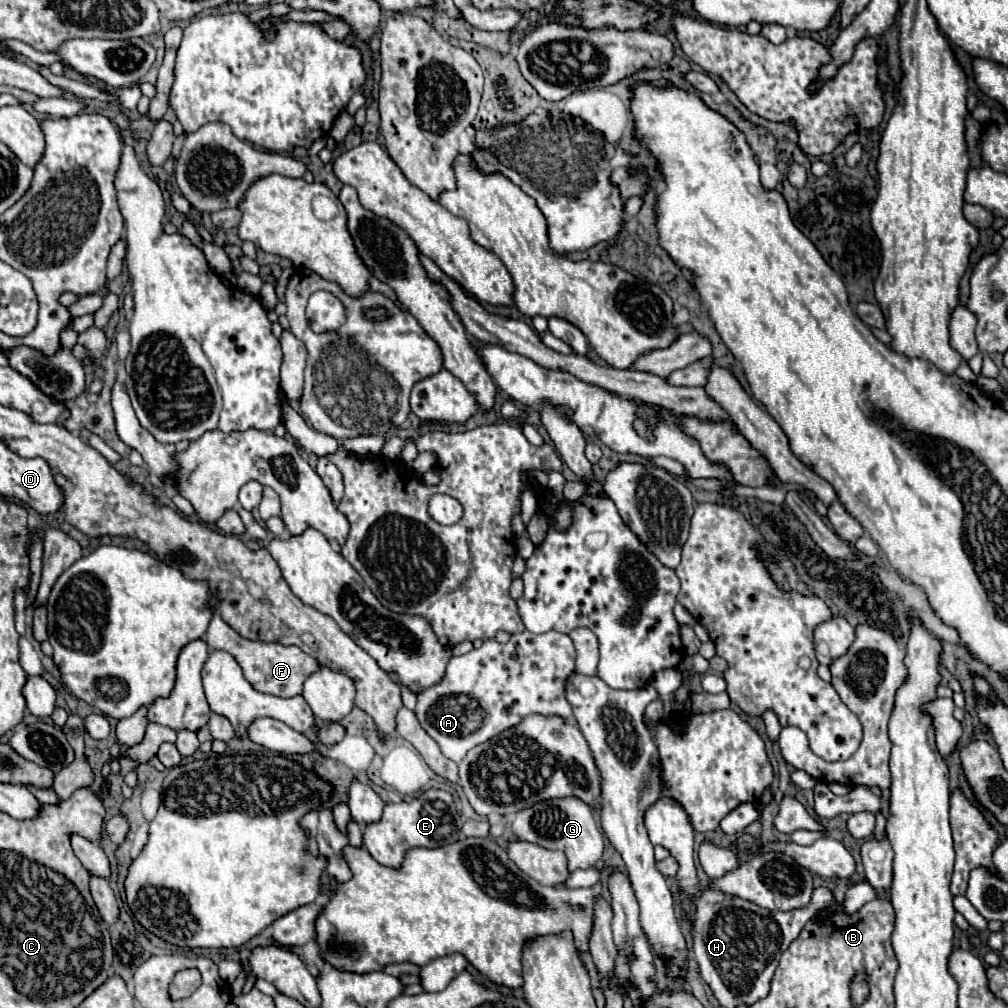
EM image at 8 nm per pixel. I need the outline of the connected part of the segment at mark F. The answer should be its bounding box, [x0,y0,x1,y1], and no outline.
[203,614,319,698]

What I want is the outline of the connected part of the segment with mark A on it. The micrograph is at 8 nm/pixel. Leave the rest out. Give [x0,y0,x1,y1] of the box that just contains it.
[415,630,575,762]

